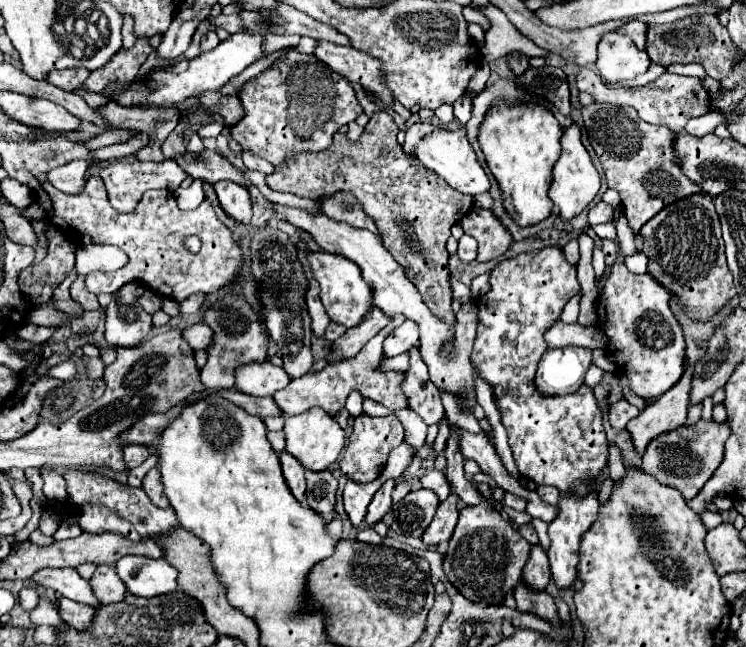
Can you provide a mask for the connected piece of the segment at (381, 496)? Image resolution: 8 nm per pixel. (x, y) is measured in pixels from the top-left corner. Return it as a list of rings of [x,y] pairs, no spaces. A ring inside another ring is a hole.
[[[387,480],[387,482],[377,490],[377,494],[373,496],[373,500],[371,500],[371,504],[369,504],[369,512],[367,512],[367,516],[365,516],[365,522],[367,522],[369,526],[373,526],[373,524],[377,524],[379,520],[383,520],[383,516],[391,510],[391,492],[393,492],[393,486],[395,486],[395,482],[393,482],[393,480]]]

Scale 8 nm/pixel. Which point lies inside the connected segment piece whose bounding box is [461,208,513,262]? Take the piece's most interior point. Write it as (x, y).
(493, 239)

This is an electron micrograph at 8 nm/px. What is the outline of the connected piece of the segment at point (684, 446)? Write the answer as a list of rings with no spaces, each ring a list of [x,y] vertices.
[[[699,420],[695,426],[681,426],[675,432],[669,432],[667,436],[659,436],[659,440],[653,440],[647,446],[647,452],[643,456],[643,472],[653,476],[665,486],[671,486],[683,494],[685,500],[691,500],[699,494],[703,484],[711,478],[711,474],[717,470],[717,466],[723,460],[723,446],[729,438],[727,424],[717,424],[713,420]]]

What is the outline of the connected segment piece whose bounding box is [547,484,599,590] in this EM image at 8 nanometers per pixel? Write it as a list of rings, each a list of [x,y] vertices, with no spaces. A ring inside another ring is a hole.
[[[593,484],[595,492],[591,496],[585,496],[583,500],[575,500],[575,496],[565,496],[559,500],[559,516],[549,524],[549,536],[551,536],[551,548],[547,552],[549,564],[551,564],[551,578],[559,590],[571,588],[577,580],[577,566],[579,566],[579,544],[581,536],[591,528],[591,524],[597,520],[599,512],[599,500],[597,500],[597,486]]]

